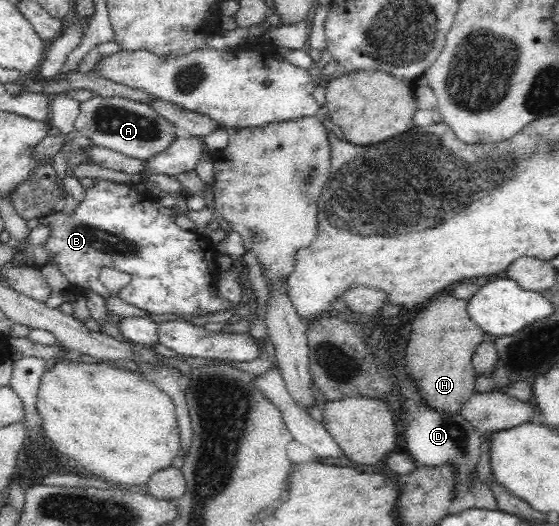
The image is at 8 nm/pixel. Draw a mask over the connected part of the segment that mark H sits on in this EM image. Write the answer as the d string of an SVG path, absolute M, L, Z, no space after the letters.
M448 294L426 305L430 306L419 310L411 326L404 358L406 371L418 383L419 393L428 407L453 414L460 412L475 393L475 370L471 356L482 341L484 332L469 318L468 303L464 299Z

